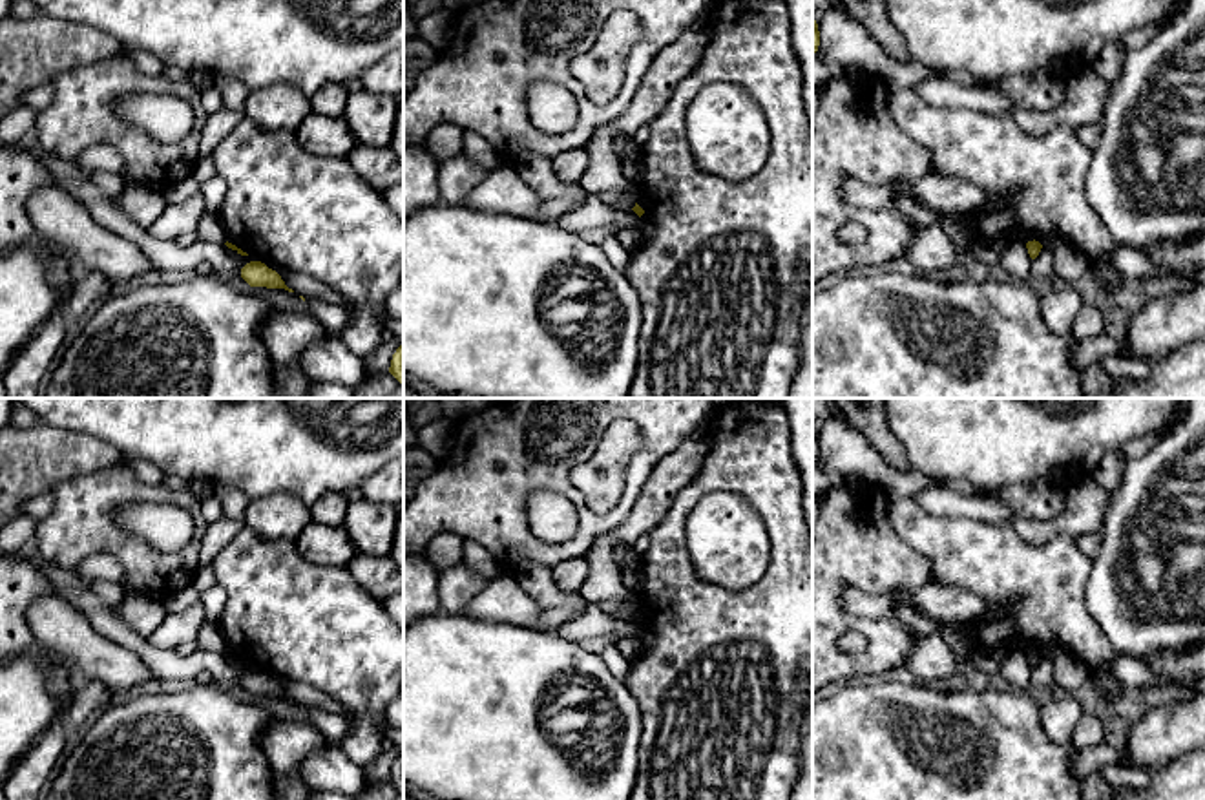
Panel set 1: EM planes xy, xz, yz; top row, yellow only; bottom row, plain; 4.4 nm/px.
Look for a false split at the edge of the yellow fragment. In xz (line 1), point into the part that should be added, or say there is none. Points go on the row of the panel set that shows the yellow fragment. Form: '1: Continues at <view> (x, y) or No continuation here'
1: No continuation here

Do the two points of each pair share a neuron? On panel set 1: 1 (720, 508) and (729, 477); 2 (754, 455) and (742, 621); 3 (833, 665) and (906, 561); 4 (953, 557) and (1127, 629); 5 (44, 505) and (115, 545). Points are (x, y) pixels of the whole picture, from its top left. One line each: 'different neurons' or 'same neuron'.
1: different neurons
2: same neuron
3: same neuron
4: different neurons
5: different neurons

